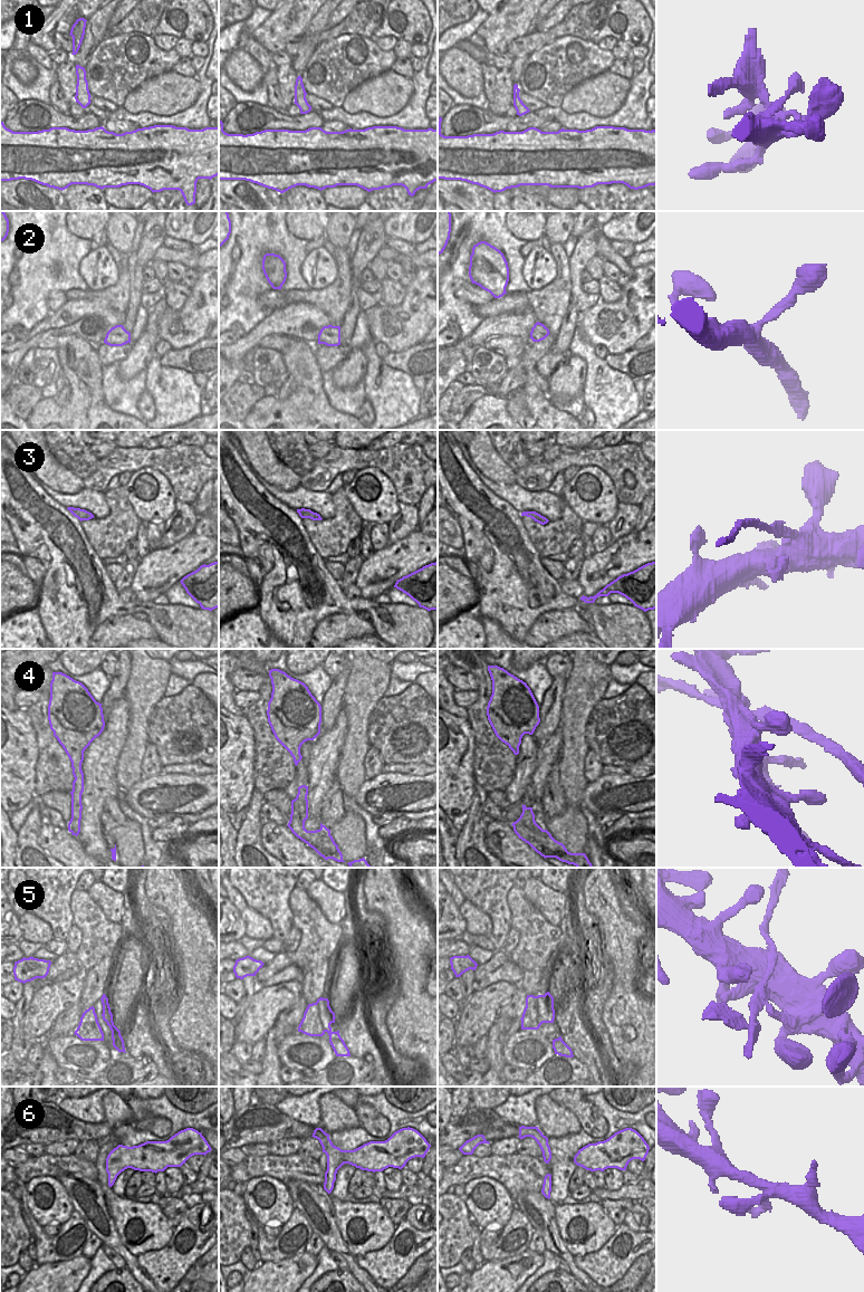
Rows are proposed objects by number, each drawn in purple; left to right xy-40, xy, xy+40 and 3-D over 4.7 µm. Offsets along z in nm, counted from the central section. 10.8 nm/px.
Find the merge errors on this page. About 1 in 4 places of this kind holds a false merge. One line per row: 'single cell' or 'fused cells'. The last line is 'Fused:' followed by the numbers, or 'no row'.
1: fused cells
2: single cell
3: fused cells
4: fused cells
5: fused cells
6: single cell
Fused: 1, 3, 4, 5

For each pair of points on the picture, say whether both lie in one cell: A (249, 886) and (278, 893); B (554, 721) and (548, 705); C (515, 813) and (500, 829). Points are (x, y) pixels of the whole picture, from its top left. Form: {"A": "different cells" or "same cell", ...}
{"A": "same cell", "B": "same cell", "C": "different cells"}

